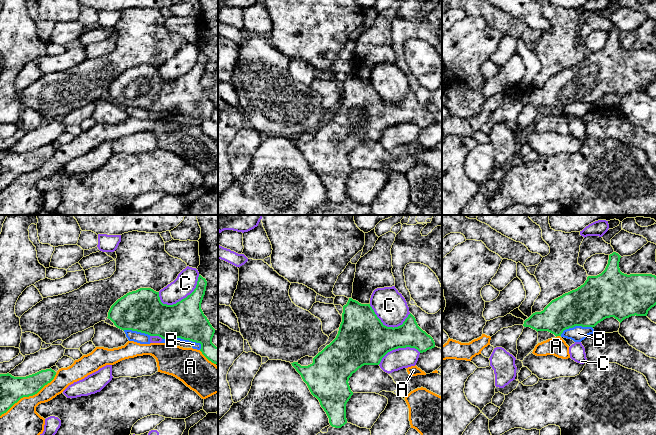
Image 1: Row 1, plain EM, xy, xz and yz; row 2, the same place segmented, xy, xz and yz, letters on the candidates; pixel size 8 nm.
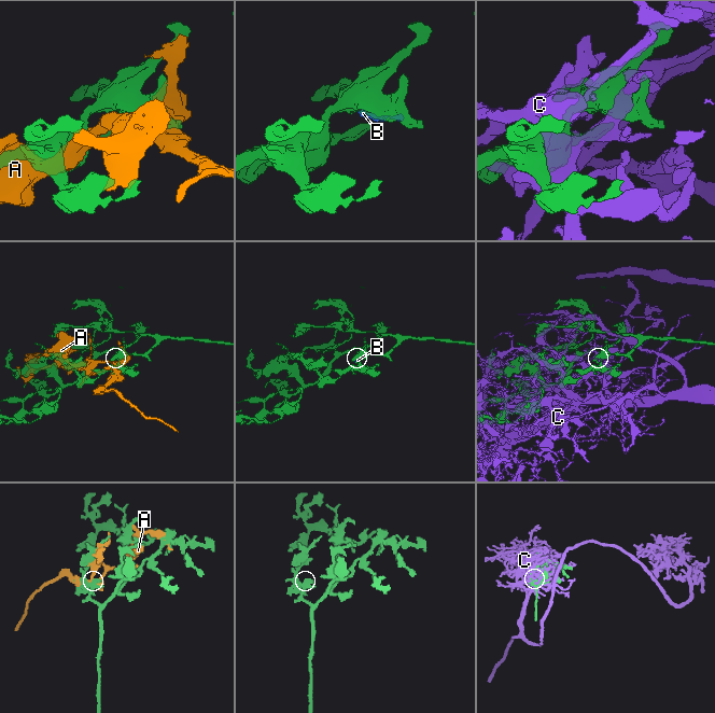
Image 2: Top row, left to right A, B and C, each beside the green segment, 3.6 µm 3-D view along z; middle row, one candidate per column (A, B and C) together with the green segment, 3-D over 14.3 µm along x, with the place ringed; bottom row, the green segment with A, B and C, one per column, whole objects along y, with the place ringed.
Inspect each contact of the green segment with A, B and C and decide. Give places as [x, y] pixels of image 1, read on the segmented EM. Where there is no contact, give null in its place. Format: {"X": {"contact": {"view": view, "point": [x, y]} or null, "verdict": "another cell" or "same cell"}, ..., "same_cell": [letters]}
{"A": {"contact": {"view": "xy", "point": [29, 395]}, "verdict": "another cell"}, "B": {"contact": {"view": "xy", "point": [188, 339]}, "verdict": "another cell"}, "C": {"contact": {"view": "xy", "point": [184, 298]}, "verdict": "another cell"}, "same_cell": []}

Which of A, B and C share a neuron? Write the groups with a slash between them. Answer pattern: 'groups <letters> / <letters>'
groups A / B / C

